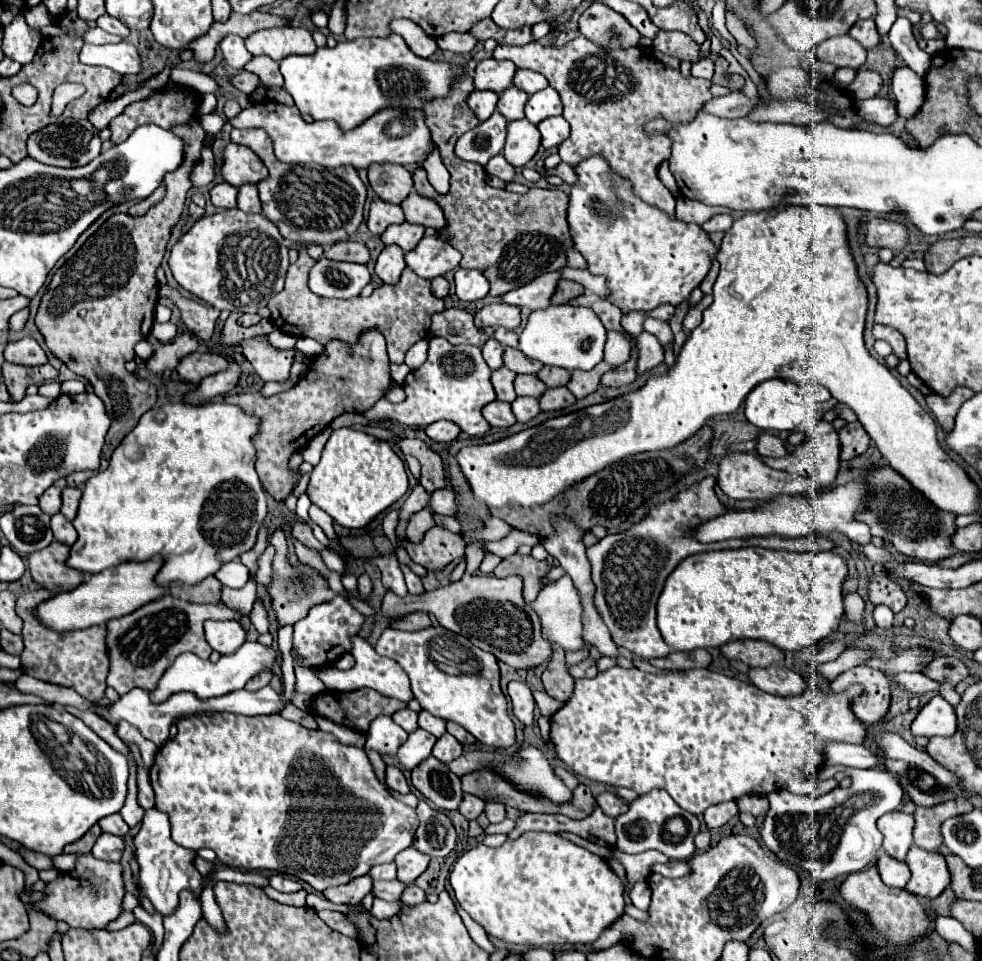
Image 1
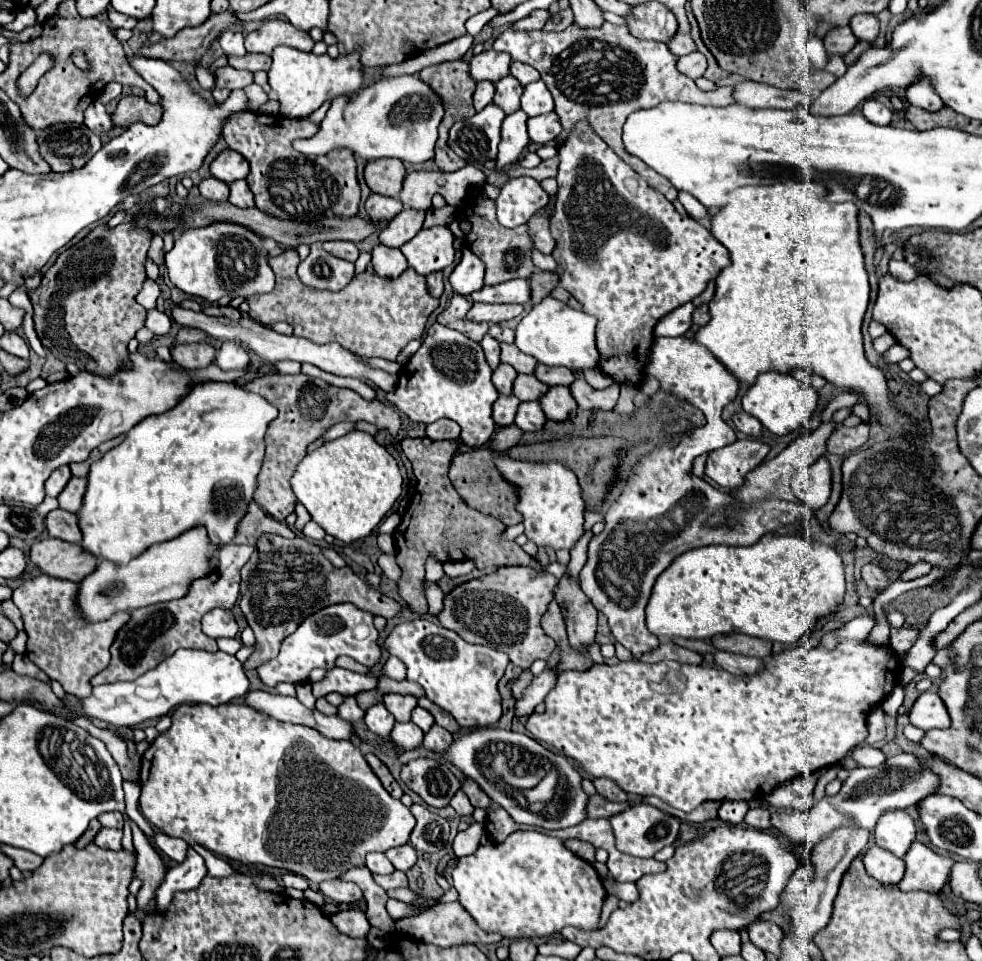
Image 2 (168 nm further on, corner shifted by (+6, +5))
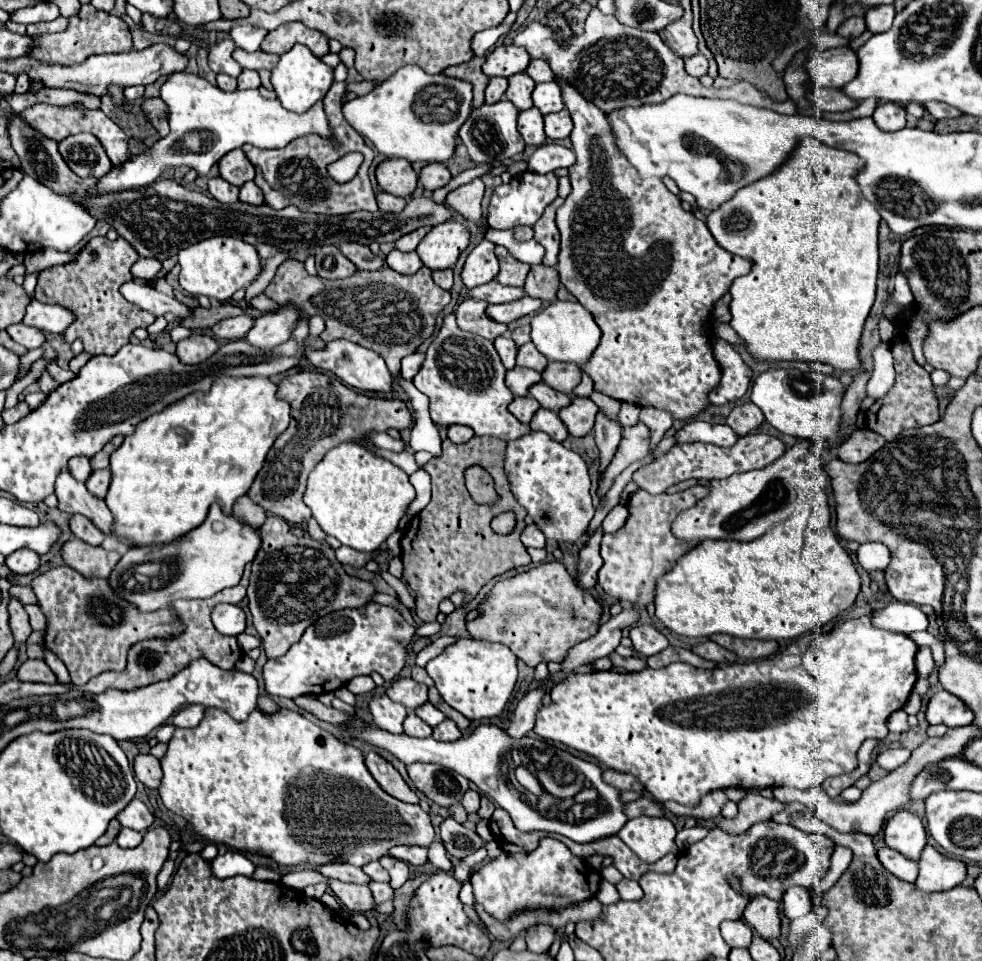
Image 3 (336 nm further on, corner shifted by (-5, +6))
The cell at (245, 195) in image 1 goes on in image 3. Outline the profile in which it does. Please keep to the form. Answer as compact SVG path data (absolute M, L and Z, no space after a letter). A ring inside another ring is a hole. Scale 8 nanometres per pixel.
M246 182L240 186L240 200L246 204L264 204L264 196L254 182Z

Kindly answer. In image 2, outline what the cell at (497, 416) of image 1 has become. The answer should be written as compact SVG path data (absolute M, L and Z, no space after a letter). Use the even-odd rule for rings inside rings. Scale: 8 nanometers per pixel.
M499 395L499 399L497 399L495 405L493 405L493 417L497 419L497 425L499 425L499 427L513 425L519 403L521 403L521 401L519 401L515 395Z

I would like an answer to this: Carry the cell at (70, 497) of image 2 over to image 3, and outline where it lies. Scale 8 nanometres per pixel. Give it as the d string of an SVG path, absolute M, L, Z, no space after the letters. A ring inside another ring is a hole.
M94 470L92 476L86 480L86 488L92 492L92 496L106 496L106 490L110 486L110 470Z

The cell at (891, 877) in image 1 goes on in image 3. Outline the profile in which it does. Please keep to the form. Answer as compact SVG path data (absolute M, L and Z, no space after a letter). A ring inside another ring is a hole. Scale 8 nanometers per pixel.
M884 846L884 848L878 850L878 860L882 862L882 866L884 866L890 874L894 874L896 878L900 878L900 880L904 880L904 882L914 882L916 876L918 876L918 866L916 866L916 862L908 860L906 856L902 856L900 852L896 852L896 850L888 848L888 846Z

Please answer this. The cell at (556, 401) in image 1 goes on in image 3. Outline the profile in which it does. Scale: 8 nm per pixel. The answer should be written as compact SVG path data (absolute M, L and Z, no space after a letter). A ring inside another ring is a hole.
M572 396L572 402L566 408L562 408L558 416L572 436L586 436L594 428L596 412L598 406L590 398Z

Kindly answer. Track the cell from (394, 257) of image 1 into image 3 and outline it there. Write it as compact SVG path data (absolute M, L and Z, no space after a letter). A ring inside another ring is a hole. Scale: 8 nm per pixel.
M392 250L388 256L386 256L386 264L400 272L400 274L414 274L418 272L418 268L422 266L422 260L416 252L400 252L400 250Z

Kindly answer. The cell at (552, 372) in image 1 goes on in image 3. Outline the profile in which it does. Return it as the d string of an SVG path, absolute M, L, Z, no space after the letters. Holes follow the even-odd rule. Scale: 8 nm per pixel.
M550 362L542 372L542 380L562 394L572 394L572 390L580 384L580 378L582 370L576 364L564 364L564 362Z

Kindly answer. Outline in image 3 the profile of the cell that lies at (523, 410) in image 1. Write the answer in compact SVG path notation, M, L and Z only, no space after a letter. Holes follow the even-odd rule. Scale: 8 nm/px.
M540 408L536 410L532 422L530 422L530 428L532 430L540 430L540 432L546 432L552 440L556 442L562 442L566 436L568 436L568 430L564 428L564 422L558 418L556 412L548 410L548 408Z

